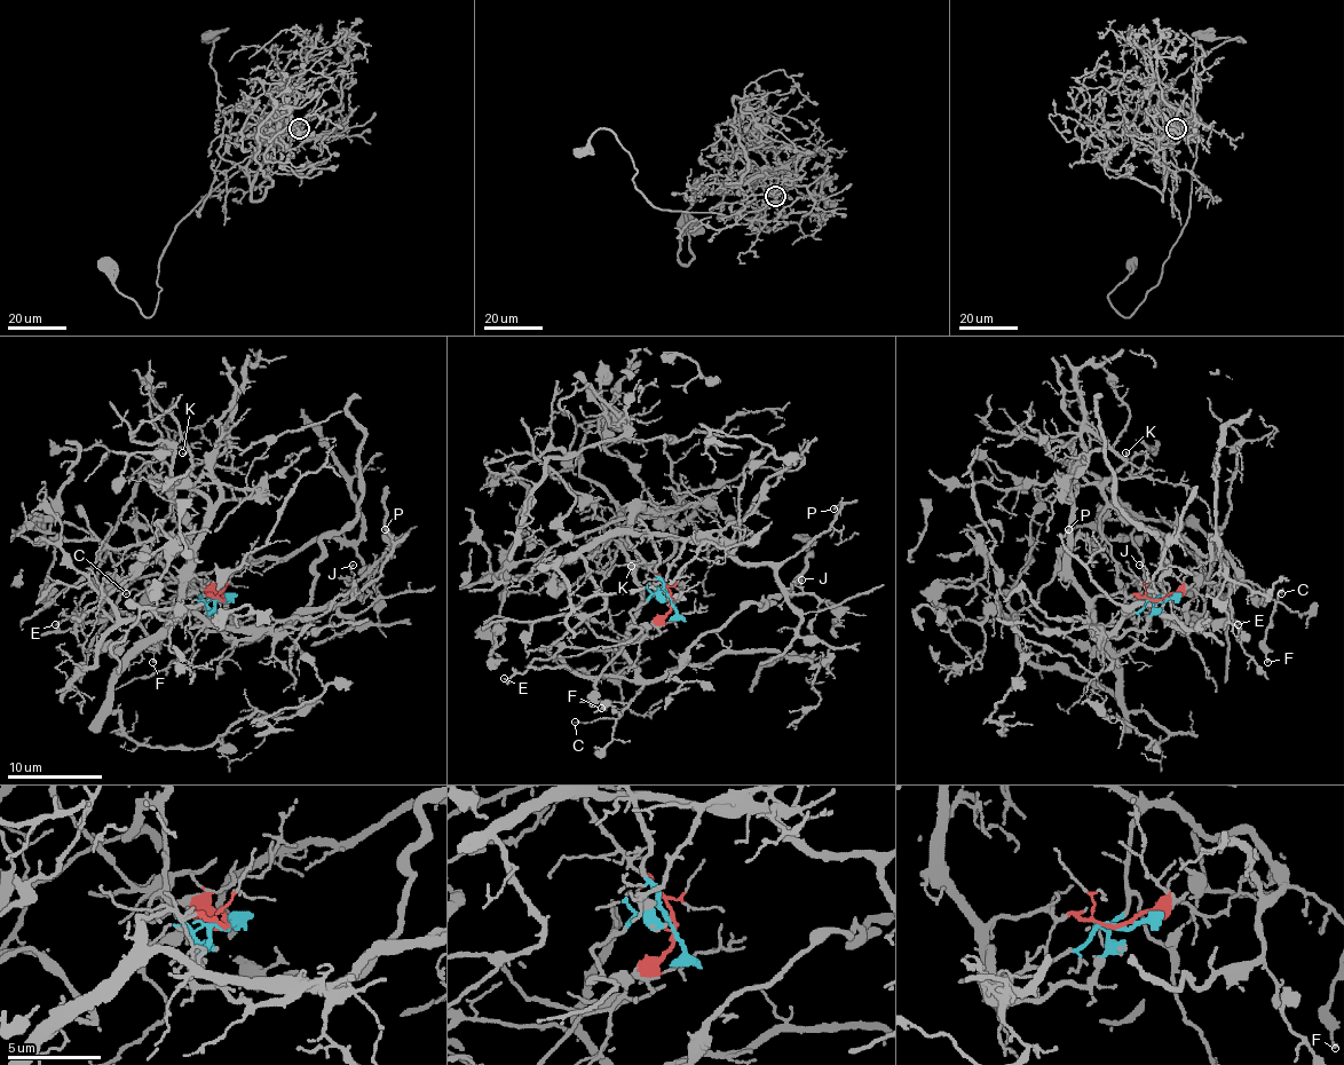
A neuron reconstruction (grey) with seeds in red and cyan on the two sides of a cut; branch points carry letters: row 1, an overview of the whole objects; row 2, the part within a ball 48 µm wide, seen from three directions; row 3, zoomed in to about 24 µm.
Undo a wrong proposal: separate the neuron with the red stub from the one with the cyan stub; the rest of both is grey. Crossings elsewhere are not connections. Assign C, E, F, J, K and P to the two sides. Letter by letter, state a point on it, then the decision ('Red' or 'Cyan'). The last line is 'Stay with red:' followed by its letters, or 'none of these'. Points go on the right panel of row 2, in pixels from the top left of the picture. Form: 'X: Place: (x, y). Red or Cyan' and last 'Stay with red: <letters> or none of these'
C: Place: (1281, 593). Cyan
E: Place: (1238, 624). Cyan
F: Place: (1267, 662). Cyan
J: Place: (1139, 565). Red
K: Place: (1125, 452). Cyan
P: Place: (1068, 529). Red
Stay with red: J, P

